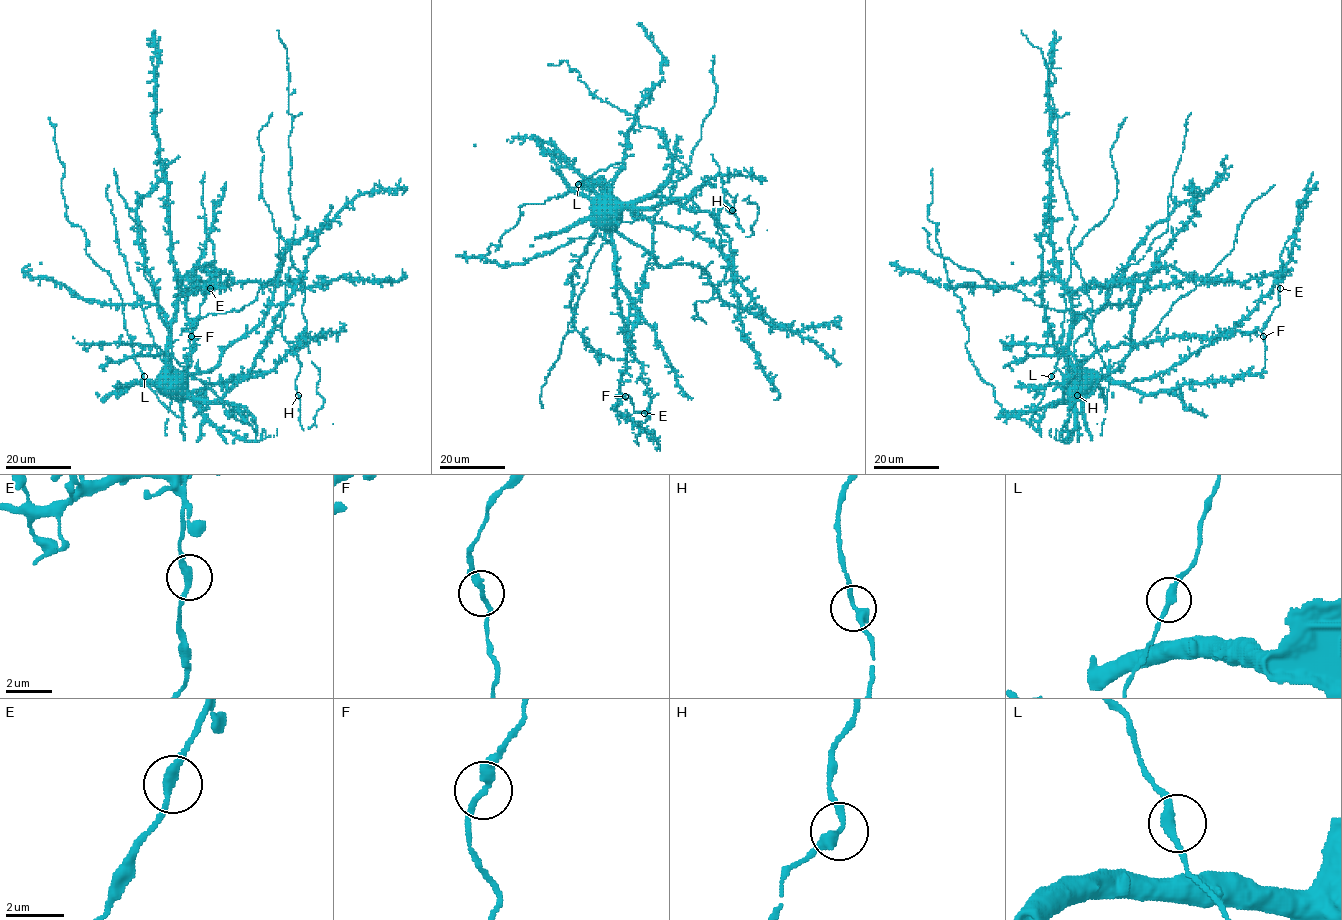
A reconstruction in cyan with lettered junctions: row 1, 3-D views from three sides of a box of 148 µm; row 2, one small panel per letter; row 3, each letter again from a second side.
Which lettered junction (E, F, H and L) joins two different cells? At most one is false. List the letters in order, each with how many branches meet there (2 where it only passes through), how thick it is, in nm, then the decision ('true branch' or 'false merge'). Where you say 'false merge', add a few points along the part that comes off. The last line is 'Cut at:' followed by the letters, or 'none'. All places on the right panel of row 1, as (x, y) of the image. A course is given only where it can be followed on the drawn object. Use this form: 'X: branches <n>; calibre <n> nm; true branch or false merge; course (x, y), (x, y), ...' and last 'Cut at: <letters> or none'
E: branches 2; calibre 300 nm; true branch
F: branches 2; calibre 260 nm; true branch
H: branches 2; calibre 300 nm; true branch
L: branches 2; calibre 280 nm; true branch
Cut at: none

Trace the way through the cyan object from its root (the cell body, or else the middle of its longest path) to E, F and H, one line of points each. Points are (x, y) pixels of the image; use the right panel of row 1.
E: (1074, 385), (1074, 380), (1151, 379), (1211, 345), (1269, 293), (1291, 256), (1292, 236), (1280, 256), (1280, 288)
F: (1074, 385), (1151, 379), (1211, 345), (1269, 293), (1291, 256), (1292, 236), (1280, 256), (1279, 304), (1264, 336)
H: (1074, 385), (1064, 375), (1071, 297), (1093, 282), (1114, 282), (1092, 326), (1074, 343), (1078, 395)

